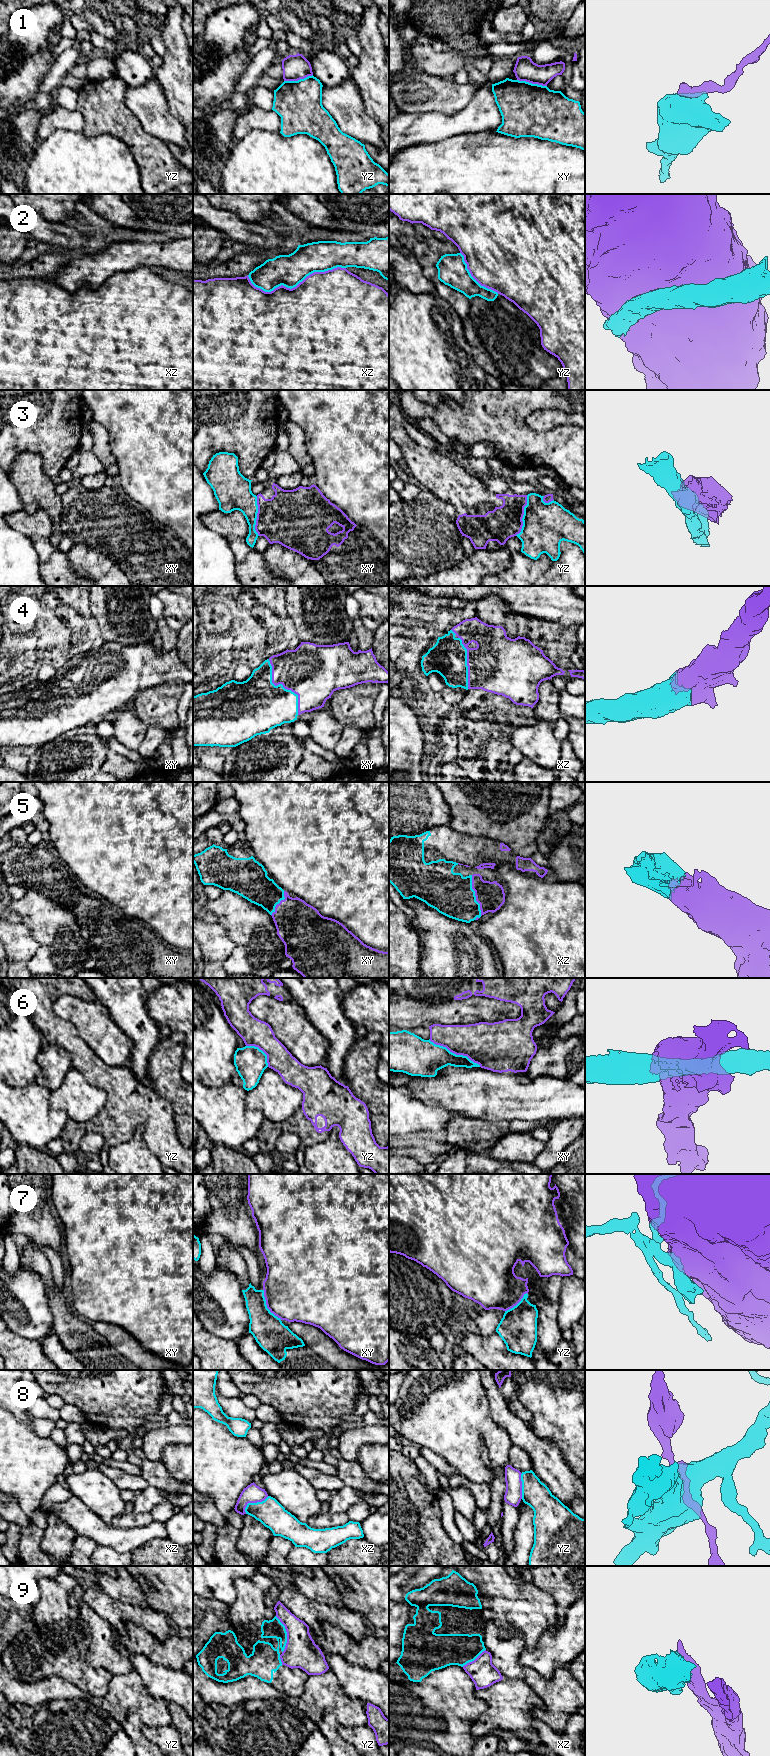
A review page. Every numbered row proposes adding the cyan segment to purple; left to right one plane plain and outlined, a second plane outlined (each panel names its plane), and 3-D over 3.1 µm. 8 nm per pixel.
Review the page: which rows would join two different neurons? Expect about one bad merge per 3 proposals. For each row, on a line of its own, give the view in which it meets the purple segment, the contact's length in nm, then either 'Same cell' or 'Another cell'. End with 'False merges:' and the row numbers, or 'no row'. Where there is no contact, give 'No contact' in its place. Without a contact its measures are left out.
1: Touches purple in xy. Shared border 240 nm. Another cell
2: Touches purple in xz. Shared border 800 nm. Another cell
3: Touches purple in yz. Shared border 340 nm. Another cell
4: Touches purple in xy. Shared border 500 nm. Same cell
5: Touches purple in xz. Shared border 340 nm. Same cell
6: Touches purple in xy. Shared border 460 nm. Another cell
7: Touches purple in xy. Shared border 280 nm. Another cell
8: Touches purple in xz. Shared border 240 nm. Another cell
9: Touches purple in yz. Shared border 300 nm. Another cell
False merges: 1, 2, 3, 6, 7, 8, 9

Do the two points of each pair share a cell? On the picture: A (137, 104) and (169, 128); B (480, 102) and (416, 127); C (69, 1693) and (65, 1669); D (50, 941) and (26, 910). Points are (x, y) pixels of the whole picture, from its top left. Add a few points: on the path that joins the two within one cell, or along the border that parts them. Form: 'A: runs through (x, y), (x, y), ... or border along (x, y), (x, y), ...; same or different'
A: runs through (145, 105), (161, 121); same
B: runs through (464, 118), (454, 125), (432, 127); same
C: border along (44, 1678), (60, 1676), (75, 1682), (87, 1694); different
D: runs through (49, 933), (34, 918); same

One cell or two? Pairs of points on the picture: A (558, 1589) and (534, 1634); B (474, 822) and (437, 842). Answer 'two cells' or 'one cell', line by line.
A: two cells
B: two cells

